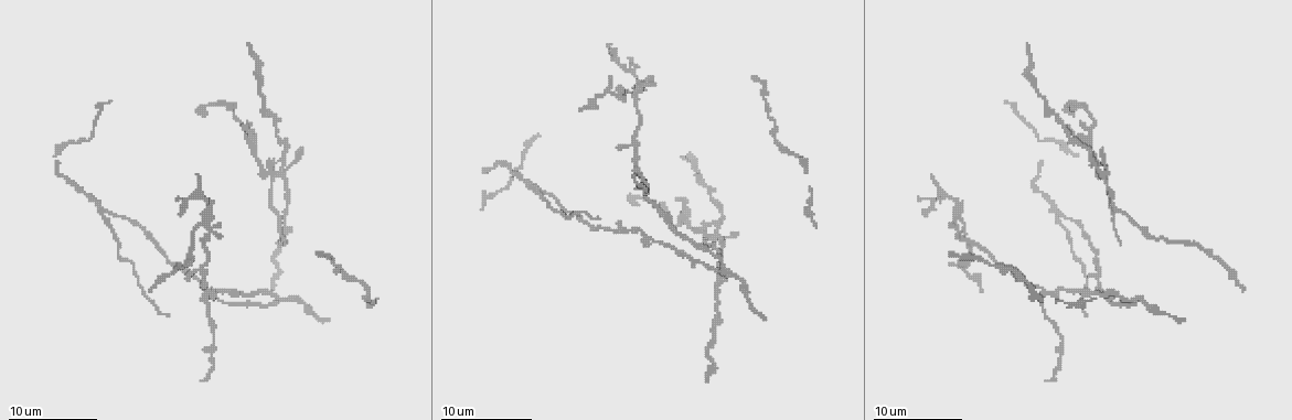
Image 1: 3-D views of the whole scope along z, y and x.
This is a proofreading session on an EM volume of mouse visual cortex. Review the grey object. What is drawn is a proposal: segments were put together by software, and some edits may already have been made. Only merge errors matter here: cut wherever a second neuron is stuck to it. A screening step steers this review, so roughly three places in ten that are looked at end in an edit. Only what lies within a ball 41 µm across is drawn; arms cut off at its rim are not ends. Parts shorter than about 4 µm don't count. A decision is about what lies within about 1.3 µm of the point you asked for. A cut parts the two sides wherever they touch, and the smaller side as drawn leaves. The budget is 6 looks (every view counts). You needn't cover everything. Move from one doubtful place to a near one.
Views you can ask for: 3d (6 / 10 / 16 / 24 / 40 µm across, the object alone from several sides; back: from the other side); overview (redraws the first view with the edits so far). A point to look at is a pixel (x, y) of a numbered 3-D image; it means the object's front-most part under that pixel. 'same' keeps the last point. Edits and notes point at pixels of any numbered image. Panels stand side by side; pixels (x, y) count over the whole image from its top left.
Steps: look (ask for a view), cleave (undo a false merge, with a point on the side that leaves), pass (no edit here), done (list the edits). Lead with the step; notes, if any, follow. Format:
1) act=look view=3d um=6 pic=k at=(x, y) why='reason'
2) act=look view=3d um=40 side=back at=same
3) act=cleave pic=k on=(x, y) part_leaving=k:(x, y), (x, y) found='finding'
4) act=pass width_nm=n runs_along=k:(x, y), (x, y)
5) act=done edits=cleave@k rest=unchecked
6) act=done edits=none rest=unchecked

act=look view=3d um=6 pic=1 at=(1063, 338) why='thin neck'

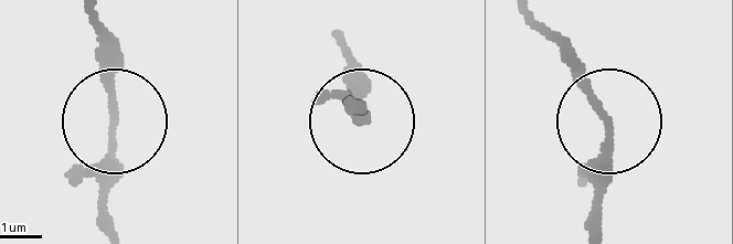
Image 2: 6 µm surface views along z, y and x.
act=pass runs_along=2:(534, 25), (608, 130), (597, 225) found='one neuron here'

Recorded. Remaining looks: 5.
act=look view=3d um=6 pic=1 at=(720, 270) why='side arm on a straight run'

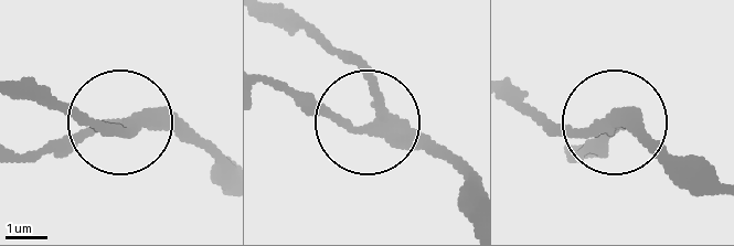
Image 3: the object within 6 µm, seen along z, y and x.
act=pass runs_along=3:(365, 78), (373, 128), (426, 135), (454, 156) found='one neuron here'

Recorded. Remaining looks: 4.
act=look view=3d um=10 pic=1 at=(1044, 289)

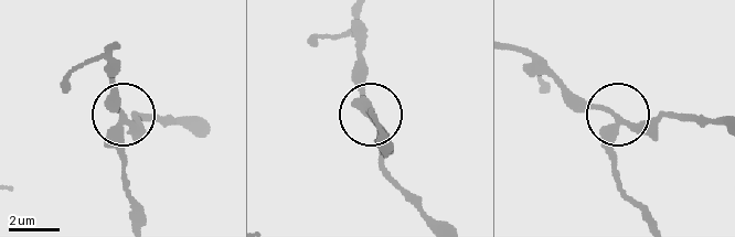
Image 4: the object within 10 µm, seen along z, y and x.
act=pass arms=3 found='one neuron here'

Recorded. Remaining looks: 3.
act=done edits=none rest=unchecked

